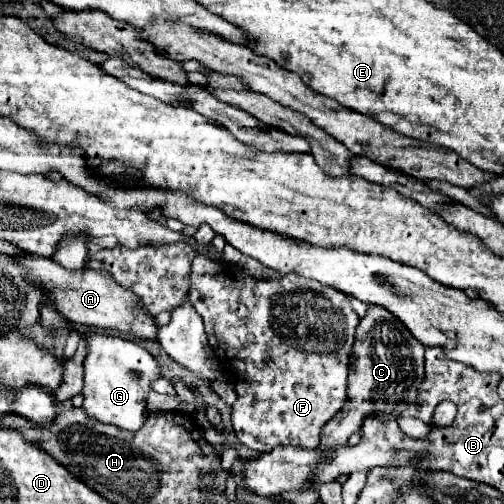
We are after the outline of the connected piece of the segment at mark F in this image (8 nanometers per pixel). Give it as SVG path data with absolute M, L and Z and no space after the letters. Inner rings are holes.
M197 254L191 262L189 300L205 322L205 332L215 356L225 356L227 364L231 362L237 392L231 422L239 442L257 452L269 452L279 444L311 450L317 448L321 428L347 400L349 354L355 340L355 328L359 324L359 316L351 308L349 298L333 288L295 274L257 278L237 264L215 262L203 254ZM297 346L341 346L341 350L315 354L303 352Z

